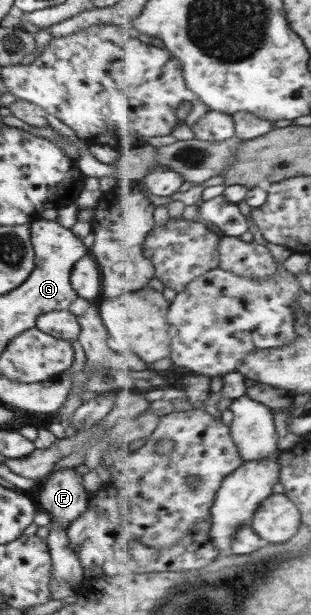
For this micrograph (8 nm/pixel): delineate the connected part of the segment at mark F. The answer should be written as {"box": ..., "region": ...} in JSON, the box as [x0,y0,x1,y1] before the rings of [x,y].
{"box":[34,468,89,529],"region":[[[63,468],[47,475],[47,480],[34,497],[35,504],[50,515],[63,529],[77,517],[85,513],[89,505],[88,493],[81,486],[81,474],[74,468]]]}

